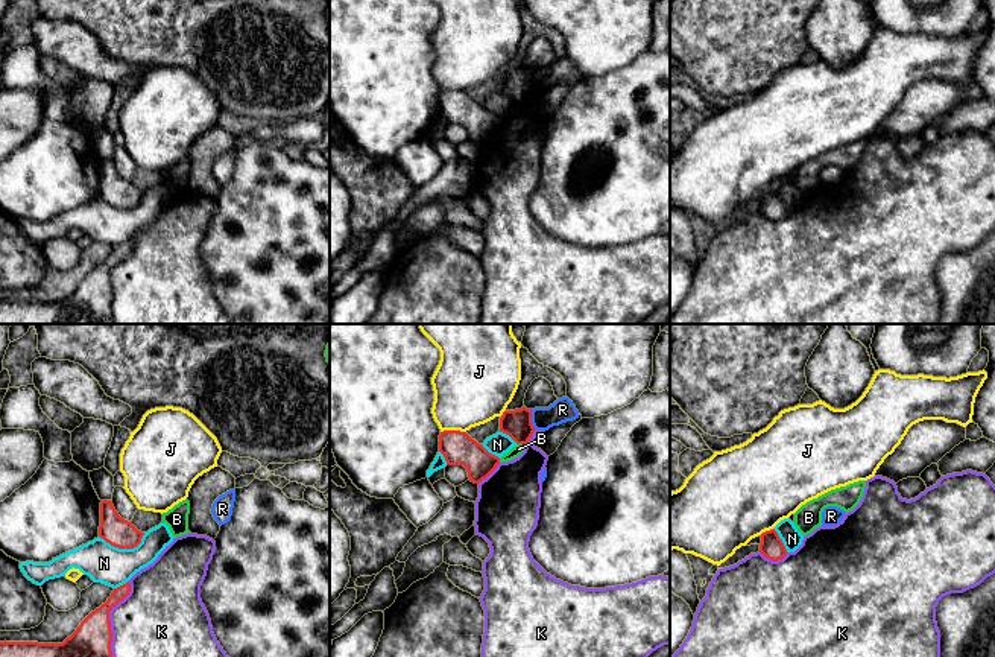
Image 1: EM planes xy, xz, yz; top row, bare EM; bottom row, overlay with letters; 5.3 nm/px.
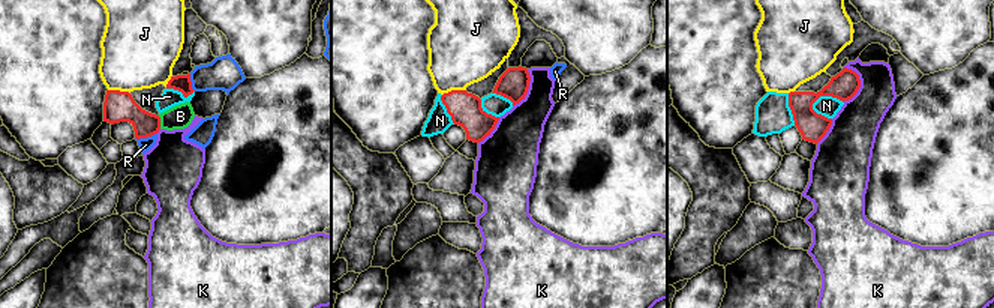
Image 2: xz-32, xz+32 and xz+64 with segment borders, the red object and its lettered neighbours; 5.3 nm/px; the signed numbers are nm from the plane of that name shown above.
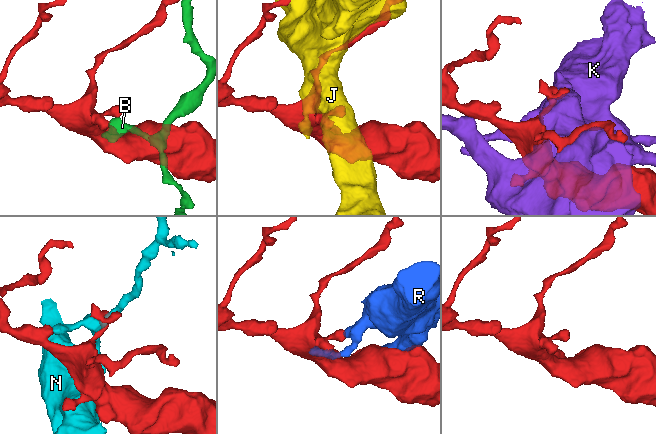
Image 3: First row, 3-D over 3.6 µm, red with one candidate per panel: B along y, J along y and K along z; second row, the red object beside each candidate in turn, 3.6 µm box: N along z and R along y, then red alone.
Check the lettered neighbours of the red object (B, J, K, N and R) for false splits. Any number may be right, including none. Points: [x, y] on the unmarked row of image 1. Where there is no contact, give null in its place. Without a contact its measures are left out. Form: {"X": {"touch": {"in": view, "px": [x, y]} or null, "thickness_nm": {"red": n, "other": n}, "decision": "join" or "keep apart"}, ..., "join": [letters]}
{"B": {"touch": {"in": "xz", "px": [520, 102]}, "thickness_nm": {"red": 150, "other": 60}, "decision": "keep apart"}, "J": {"touch": {"in": "xz", "px": [453, 90]}, "thickness_nm": {"red": 180, "other": 400}, "decision": "keep apart"}, "K": {"touch": {"in": "xy", "px": [110, 282]}, "thickness_nm": {"red": 300, "other": 460}, "decision": "keep apart"}, "N": {"touch": {"in": "xy", "px": [123, 207]}, "thickness_nm": {"red": 160, "other": 200}, "decision": "keep apart"}, "R": {"touch": {"in": "xz", "px": [530, 79]}, "thickness_nm": {"red": 150, "other": 120}, "decision": "keep apart"}, "join": []}

